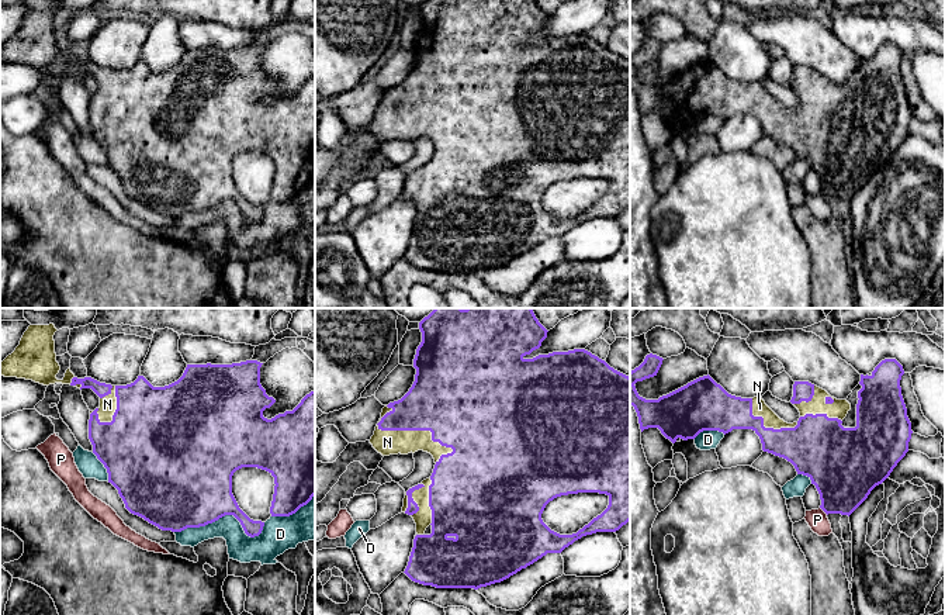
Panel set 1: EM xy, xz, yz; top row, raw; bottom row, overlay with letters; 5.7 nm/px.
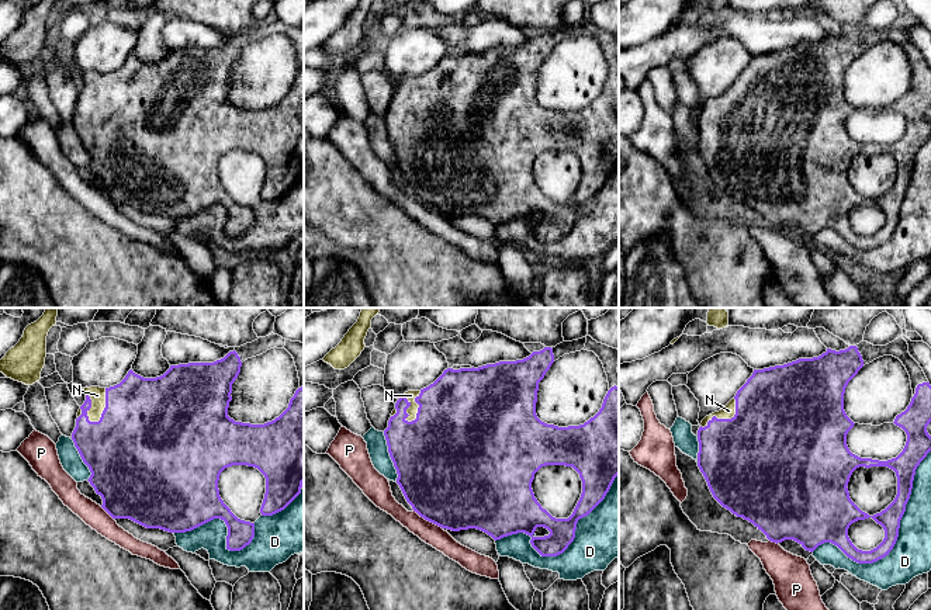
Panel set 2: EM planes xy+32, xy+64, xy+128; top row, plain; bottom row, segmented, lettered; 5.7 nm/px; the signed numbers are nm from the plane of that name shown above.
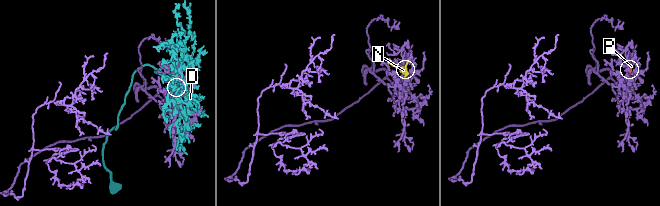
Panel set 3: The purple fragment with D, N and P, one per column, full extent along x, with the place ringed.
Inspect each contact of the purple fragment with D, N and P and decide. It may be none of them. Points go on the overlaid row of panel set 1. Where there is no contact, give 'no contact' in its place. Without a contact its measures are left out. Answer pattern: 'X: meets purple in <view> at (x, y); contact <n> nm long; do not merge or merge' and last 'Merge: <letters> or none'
D: meets purple in xy at (224, 515); contact 500 nm long; do not merge
N: meets purple in xz at (408, 429); contact 460 nm long; merge
P: meets purple in yz at (824, 511); contact 60 nm long; do not merge
Merge: N

